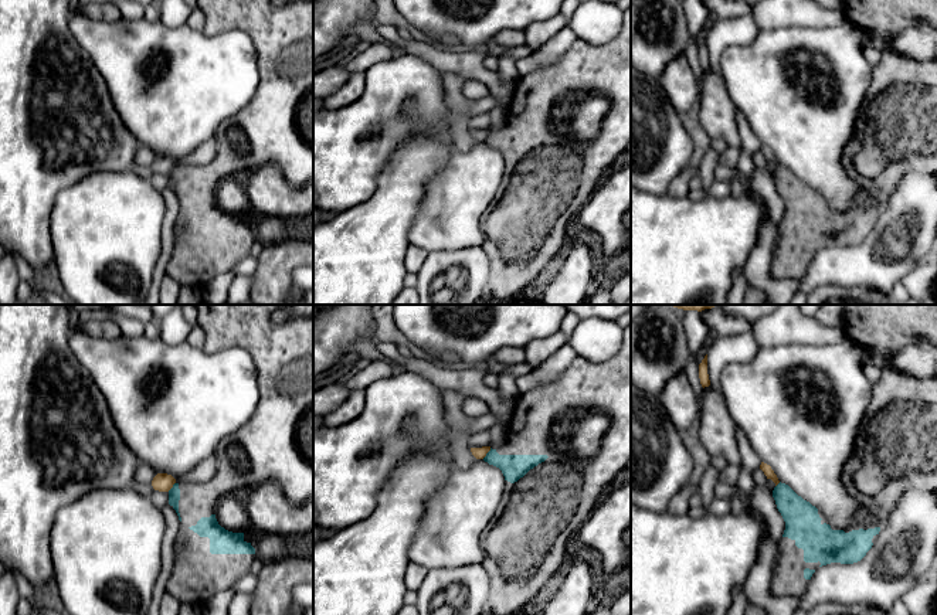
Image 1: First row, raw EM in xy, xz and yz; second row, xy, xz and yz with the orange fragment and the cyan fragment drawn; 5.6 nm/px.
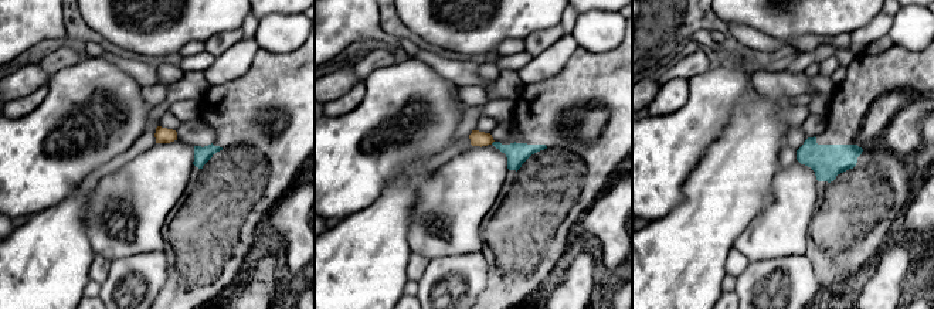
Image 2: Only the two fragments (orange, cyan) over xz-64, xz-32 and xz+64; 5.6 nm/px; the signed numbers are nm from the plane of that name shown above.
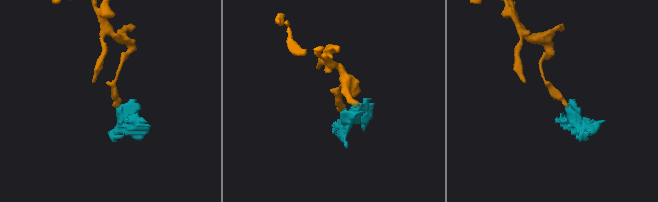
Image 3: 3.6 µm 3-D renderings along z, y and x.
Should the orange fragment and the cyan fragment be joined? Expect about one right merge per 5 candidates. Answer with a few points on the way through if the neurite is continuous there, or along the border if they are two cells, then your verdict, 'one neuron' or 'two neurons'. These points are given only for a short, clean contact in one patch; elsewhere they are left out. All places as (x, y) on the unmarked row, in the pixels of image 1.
border xz (491, 131), (482, 140); two neurons

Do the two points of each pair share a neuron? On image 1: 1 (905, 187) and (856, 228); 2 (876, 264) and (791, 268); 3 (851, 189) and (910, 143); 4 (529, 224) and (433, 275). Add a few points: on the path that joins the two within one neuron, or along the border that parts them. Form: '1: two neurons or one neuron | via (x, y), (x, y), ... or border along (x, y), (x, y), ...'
1: two neurons | border along (881, 210), (876, 223), (863, 238)
2: two neurons | border along (810, 262), (800, 279)
3: two neurons | border along (851, 170), (865, 197), (875, 194), (889, 179)
4: two neurons | border along (488, 245), (492, 254), (492, 269), (488, 281)

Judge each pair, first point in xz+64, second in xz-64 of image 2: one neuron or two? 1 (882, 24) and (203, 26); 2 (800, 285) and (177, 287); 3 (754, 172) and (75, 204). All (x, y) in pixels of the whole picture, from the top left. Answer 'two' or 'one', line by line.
1: two
2: two
3: one

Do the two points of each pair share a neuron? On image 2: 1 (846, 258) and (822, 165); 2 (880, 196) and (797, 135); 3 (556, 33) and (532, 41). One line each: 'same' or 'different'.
1: same
2: different
3: same

